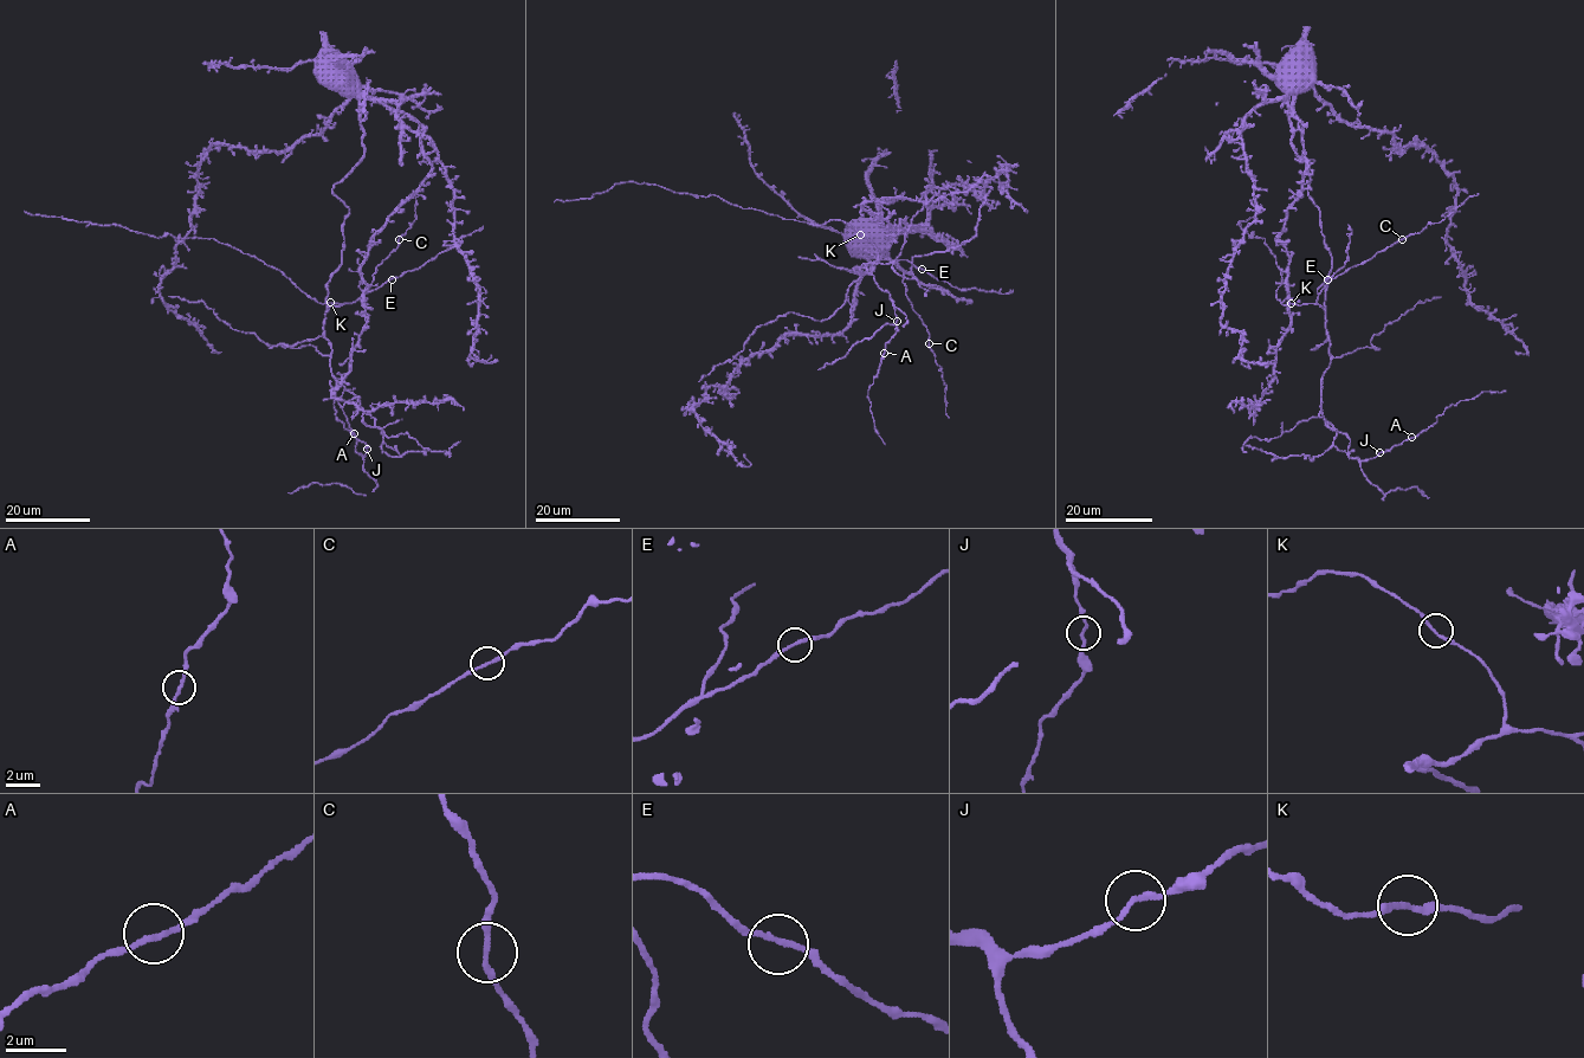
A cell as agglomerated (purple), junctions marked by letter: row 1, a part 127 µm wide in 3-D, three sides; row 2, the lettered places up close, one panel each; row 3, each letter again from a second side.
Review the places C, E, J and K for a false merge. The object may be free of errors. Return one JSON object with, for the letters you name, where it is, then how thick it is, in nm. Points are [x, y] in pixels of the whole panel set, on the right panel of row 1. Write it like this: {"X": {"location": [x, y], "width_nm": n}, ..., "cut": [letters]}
{"cut": []}

